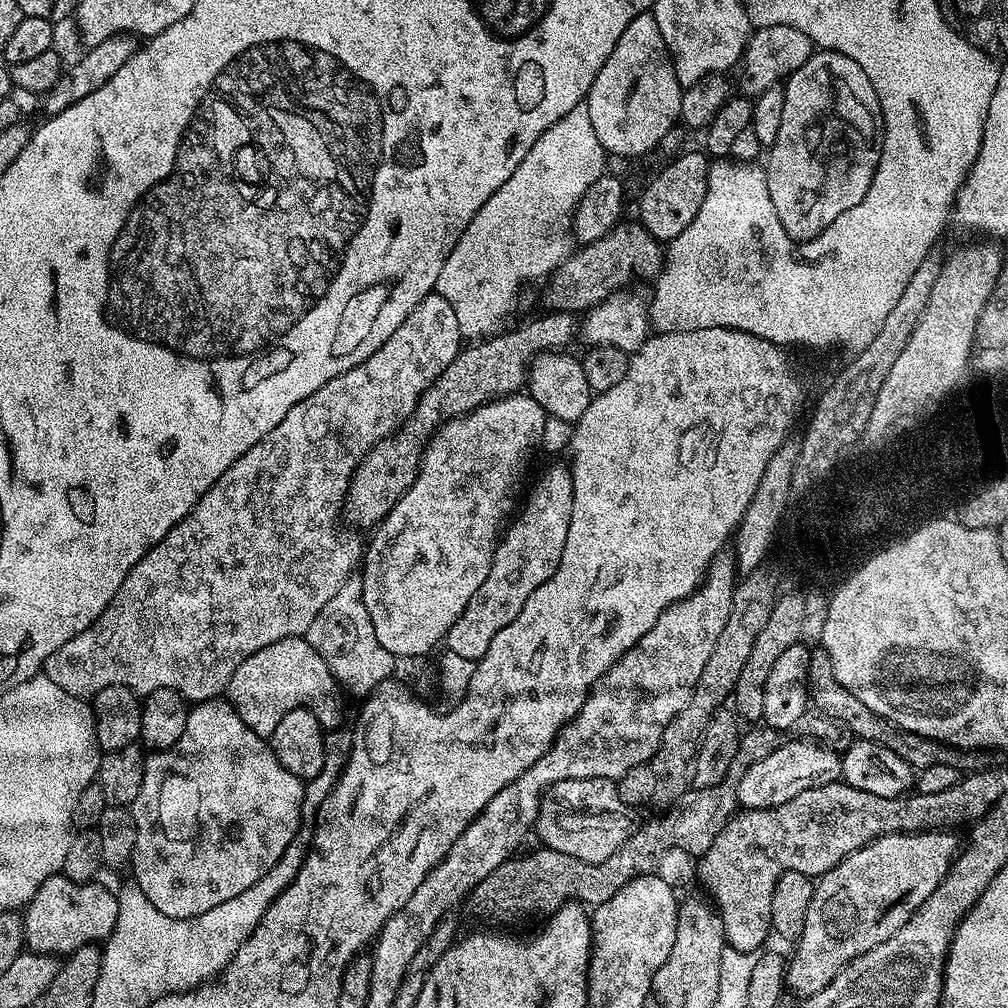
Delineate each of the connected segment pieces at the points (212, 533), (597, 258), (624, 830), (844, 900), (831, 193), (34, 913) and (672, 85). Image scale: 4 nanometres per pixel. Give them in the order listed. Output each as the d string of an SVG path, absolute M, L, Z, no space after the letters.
M434 290L426 298L422 298L418 306L414 306L406 322L402 322L402 326L398 326L398 330L394 330L394 334L390 334L390 338L382 342L382 346L378 346L378 350L374 350L374 354L370 354L366 362L346 370L346 374L338 374L338 378L330 378L330 382L314 390L310 398L302 398L302 402L295 404L286 414L286 418L282 418L282 422L278 422L278 426L270 430L270 434L266 434L254 446L250 446L250 450L246 450L246 454L242 454L238 462L230 465L226 474L222 474L222 478L218 478L218 482L214 482L214 486L210 486L210 490L202 494L192 512L186 514L186 518L182 518L182 522L178 522L178 526L174 526L174 530L170 530L170 534L162 538L162 542L158 542L129 570L118 594L114 594L114 598L106 606L106 610L102 610L100 617L89 628L82 630L82 634L70 638L66 646L54 650L54 654L46 658L42 669L43 675L48 676L50 682L54 682L54 686L62 686L66 694L81 698L93 698L108 686L124 684L137 694L169 688L181 692L184 699L189 702L214 700L227 693L234 670L255 651L278 639L305 637L322 606L337 594L338 588L361 567L364 559L366 544L363 539L360 541L359 531L347 530L348 532L342 533L341 536L336 536L336 519L338 521L341 519L344 495L348 492L354 470L379 440L397 431L407 420L408 415L416 408L420 395L438 379L442 370L446 370L446 366L450 366L450 362L454 362L461 347L462 337L458 330L458 318L454 315L450 302L446 302L446 298L442 298Z
M635 219L627 220L616 224L593 244L577 247L552 272L547 281L548 289L544 292L544 300L549 304L549 309L576 314L602 302L607 296L613 296L615 292L627 289L631 280L651 281L660 275L666 259L661 241L655 240L643 224Z
M606 778L568 779L550 788L540 802L535 835L547 848L582 862L604 862L638 830L631 807L620 799L617 783Z
M933 830L930 832L892 832L889 836L879 836L871 840L866 846L854 850L834 870L815 881L810 910L806 910L806 926L802 930L800 939L795 941L796 953L790 956L786 964L786 988L789 993L797 992L800 998L807 998L818 994L830 982L834 982L836 975L844 969L854 958L866 954L866 950L874 950L874 946L882 946L890 934L902 930L906 922L917 910L938 890L942 878L952 869L952 862L956 859L962 840L956 837L952 830Z
M831 50L813 51L812 57L806 62L806 66L802 66L802 70L798 70L793 76L788 77L783 85L783 90L782 127L778 129L778 138L774 138L774 142L767 149L768 164L766 163L764 180L768 184L770 202L774 202L774 210L778 213L778 222L782 222L789 238L799 242L801 240L812 240L818 234L822 234L826 230L826 226L830 226L834 222L834 218L846 214L846 210L858 206L858 202L862 202L862 198L866 198L866 190L870 190L870 182L876 173L878 158L880 157L884 116L880 113L878 94L874 94L874 86L870 82L870 78L866 78L862 66L858 66L858 62L854 62L854 58L846 58L846 54L841 52Z
M63 874L47 880L23 909L24 942L27 951L55 958L86 946L107 941L114 930L114 922L120 917L121 897L118 898L100 882L79 884Z
M651 11L638 14L638 18L622 30L614 54L606 58L606 66L598 70L598 78L594 78L594 86L590 86L586 103L594 134L598 134L598 142L607 155L629 158L656 152L666 134L677 127L682 86L674 74L662 30L658 30Z

